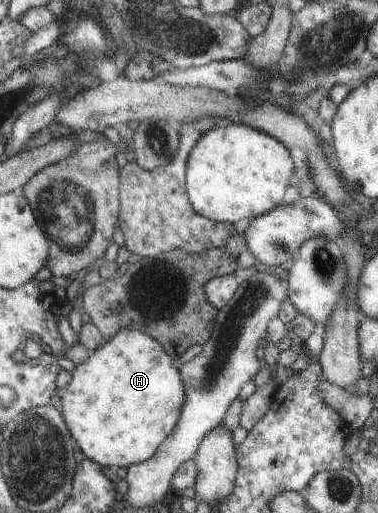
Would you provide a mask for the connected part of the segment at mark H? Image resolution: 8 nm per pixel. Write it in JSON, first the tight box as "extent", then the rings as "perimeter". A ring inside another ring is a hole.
{"extent":[59,329,188,469],"perimeter":[[[139,329],[120,332],[93,352],[92,357],[80,364],[72,375],[69,386],[61,393],[59,404],[82,451],[99,465],[119,469],[145,463],[157,455],[182,421],[188,395],[181,369],[174,365],[174,357],[162,342]]]}

